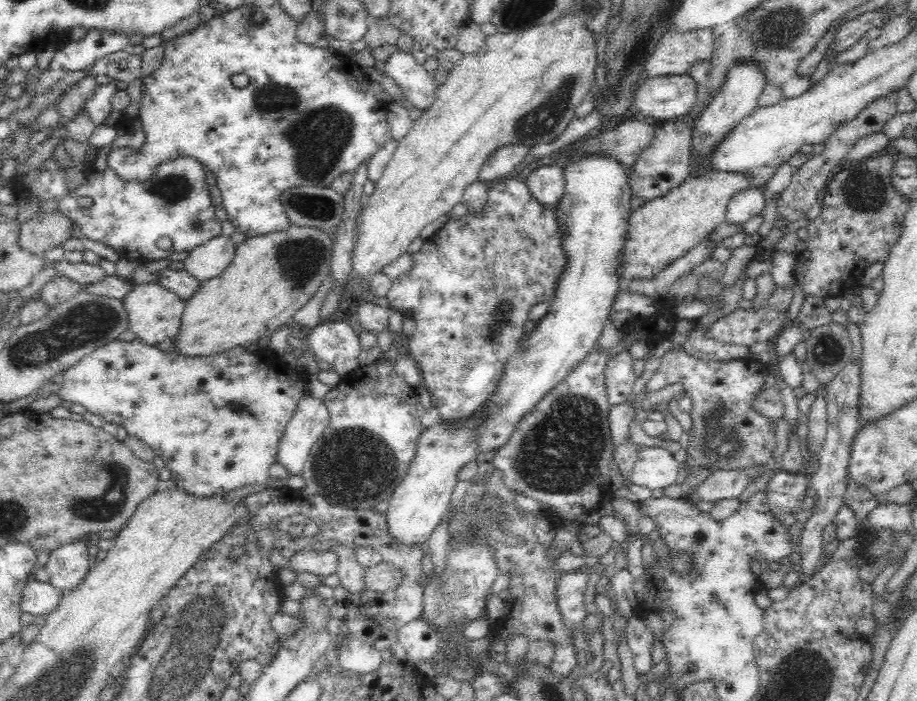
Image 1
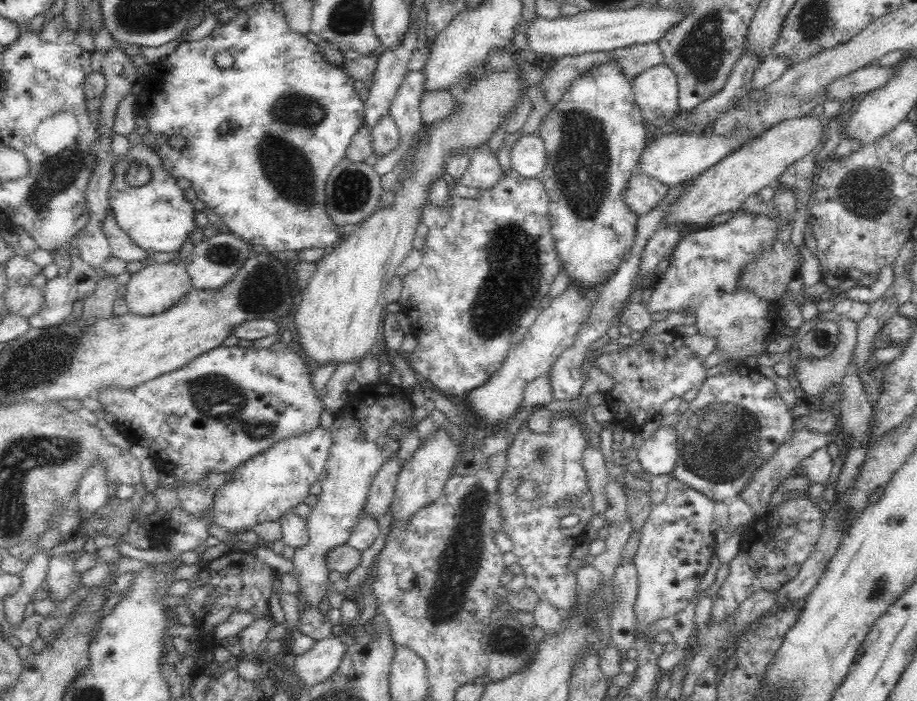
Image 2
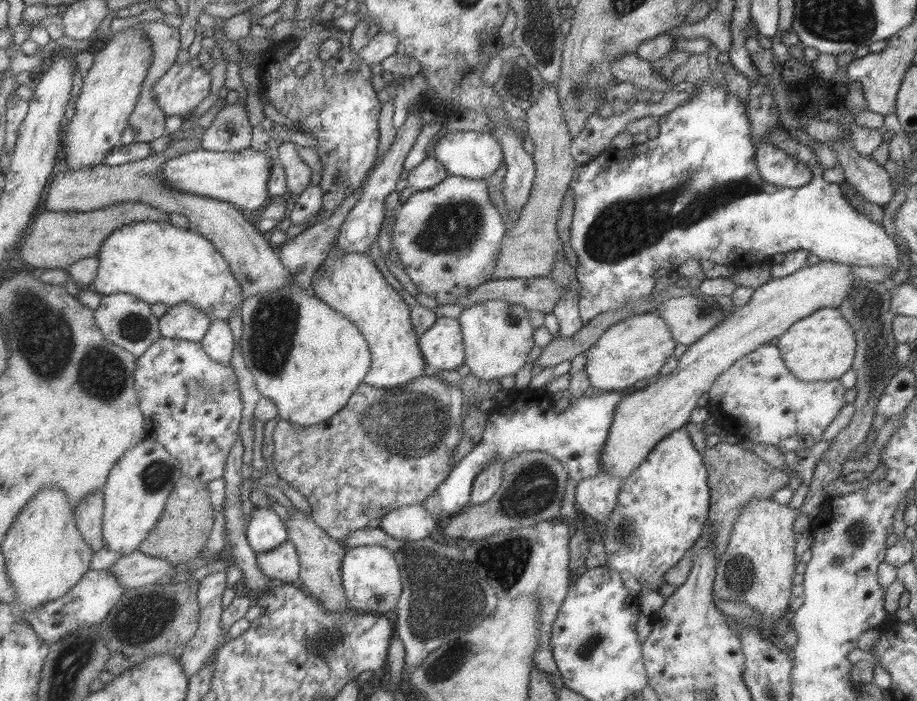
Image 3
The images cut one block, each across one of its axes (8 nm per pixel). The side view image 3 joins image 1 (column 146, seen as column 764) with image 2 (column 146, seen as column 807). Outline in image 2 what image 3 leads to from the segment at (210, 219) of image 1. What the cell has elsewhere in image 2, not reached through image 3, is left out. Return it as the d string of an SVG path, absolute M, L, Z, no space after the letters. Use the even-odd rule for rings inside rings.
M143 145L131 146L126 157L117 163L116 176L109 188L109 206L113 210L118 225L142 250L148 252L172 252L180 249L186 236L196 229L195 211L186 200L182 189L174 183L172 176L164 167L159 153L152 152ZM135 163L148 167L151 177L142 186L126 183L126 172Z

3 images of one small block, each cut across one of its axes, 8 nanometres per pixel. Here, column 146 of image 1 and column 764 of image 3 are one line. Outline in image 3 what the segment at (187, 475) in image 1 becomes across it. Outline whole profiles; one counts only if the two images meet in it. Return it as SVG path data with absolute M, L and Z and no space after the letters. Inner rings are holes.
M774 341L758 346L746 354L731 367L723 371L708 390L708 416L713 416L723 432L734 434L739 440L775 446L785 454L807 450L822 440L825 428L837 416L839 409L845 405L844 386L839 379L804 381L794 377L785 367L779 349Z

